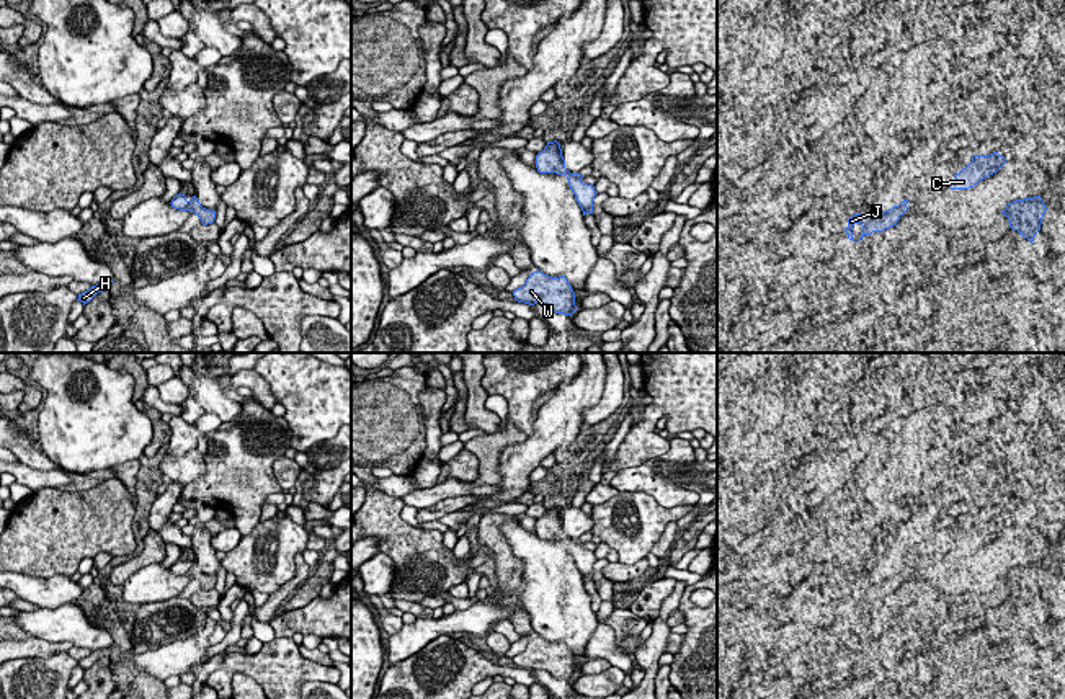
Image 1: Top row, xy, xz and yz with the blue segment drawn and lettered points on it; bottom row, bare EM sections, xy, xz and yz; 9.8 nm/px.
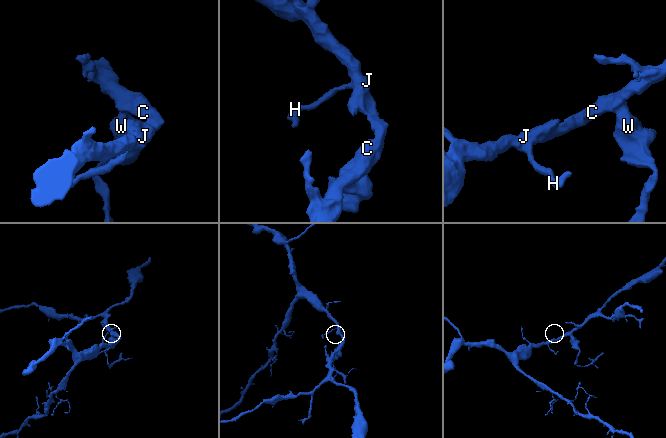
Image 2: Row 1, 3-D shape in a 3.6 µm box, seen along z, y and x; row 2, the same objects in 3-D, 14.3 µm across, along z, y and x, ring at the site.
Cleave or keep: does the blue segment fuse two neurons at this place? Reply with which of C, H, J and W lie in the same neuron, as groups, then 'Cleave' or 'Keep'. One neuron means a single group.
Groups: C H J W. Keep

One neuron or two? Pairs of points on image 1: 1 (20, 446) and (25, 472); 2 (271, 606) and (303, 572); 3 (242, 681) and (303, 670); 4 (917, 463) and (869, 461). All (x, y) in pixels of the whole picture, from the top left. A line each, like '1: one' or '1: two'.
1: two
2: one
3: two
4: one

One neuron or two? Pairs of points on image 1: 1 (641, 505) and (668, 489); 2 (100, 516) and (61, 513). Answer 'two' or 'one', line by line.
1: two
2: one

